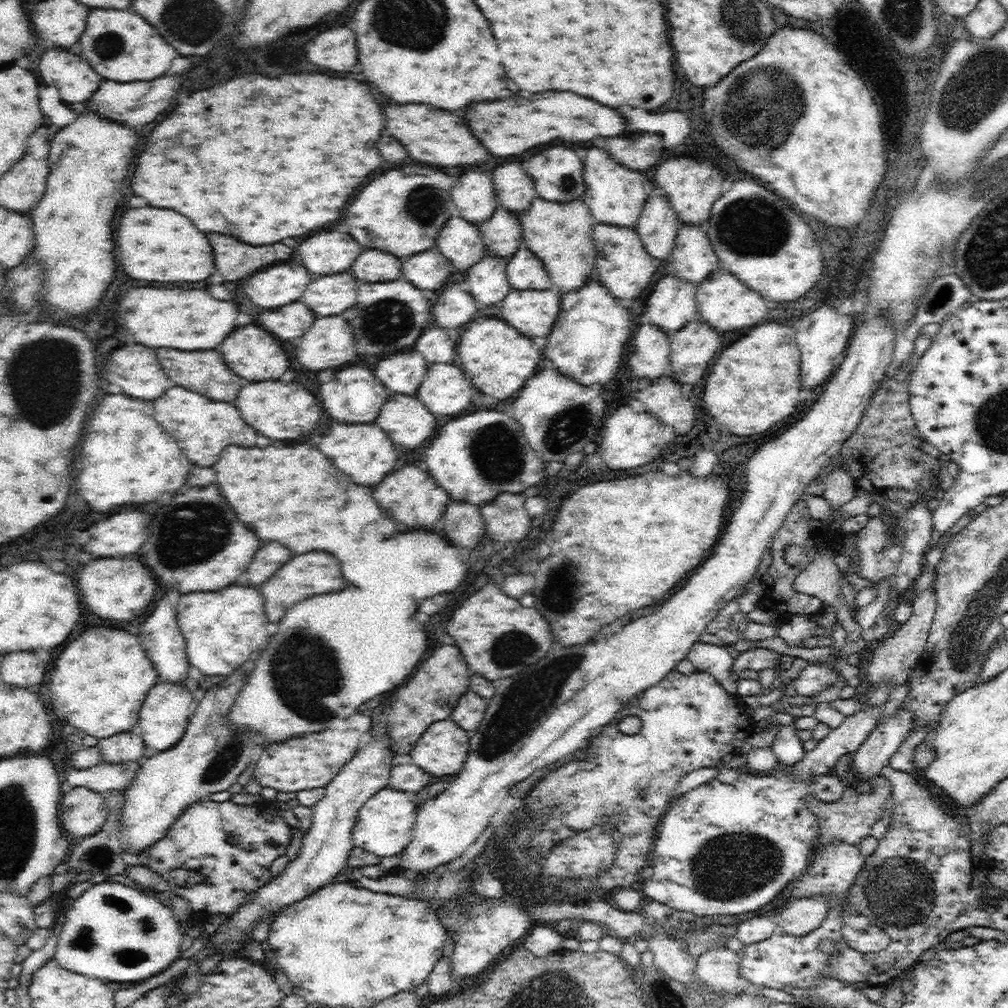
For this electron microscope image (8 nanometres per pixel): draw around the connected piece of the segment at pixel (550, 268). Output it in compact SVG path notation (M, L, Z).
M536 197L530 208L520 215L520 224L522 225L523 243L526 244L546 267L546 271L550 275L550 282L559 292L576 292L578 288L588 280L590 272L597 266L596 247L593 239L593 226L595 220L589 206L580 198L569 200L566 202L549 201Z

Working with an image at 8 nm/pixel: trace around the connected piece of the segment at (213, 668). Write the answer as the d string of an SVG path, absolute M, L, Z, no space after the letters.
M234 585L218 592L182 594L176 608L177 623L185 638L190 667L210 676L232 674L240 669L254 650L264 650L264 642L269 640L264 604L264 595L254 585Z

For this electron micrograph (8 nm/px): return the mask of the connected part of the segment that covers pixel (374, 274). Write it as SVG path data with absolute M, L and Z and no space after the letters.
M366 250L349 268L349 272L360 282L377 283L398 279L402 272L402 262L398 256L392 256L382 250Z

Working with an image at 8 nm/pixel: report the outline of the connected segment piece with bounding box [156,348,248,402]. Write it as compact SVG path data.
M158 348L156 354L158 354L166 374L174 380L174 384L190 388L192 392L202 392L204 396L208 396L212 400L230 402L238 396L240 388L244 388L248 384L248 380L242 380L240 376L230 372L230 366L222 360L222 354L216 352L216 350L178 352L178 350L172 350L172 348Z

